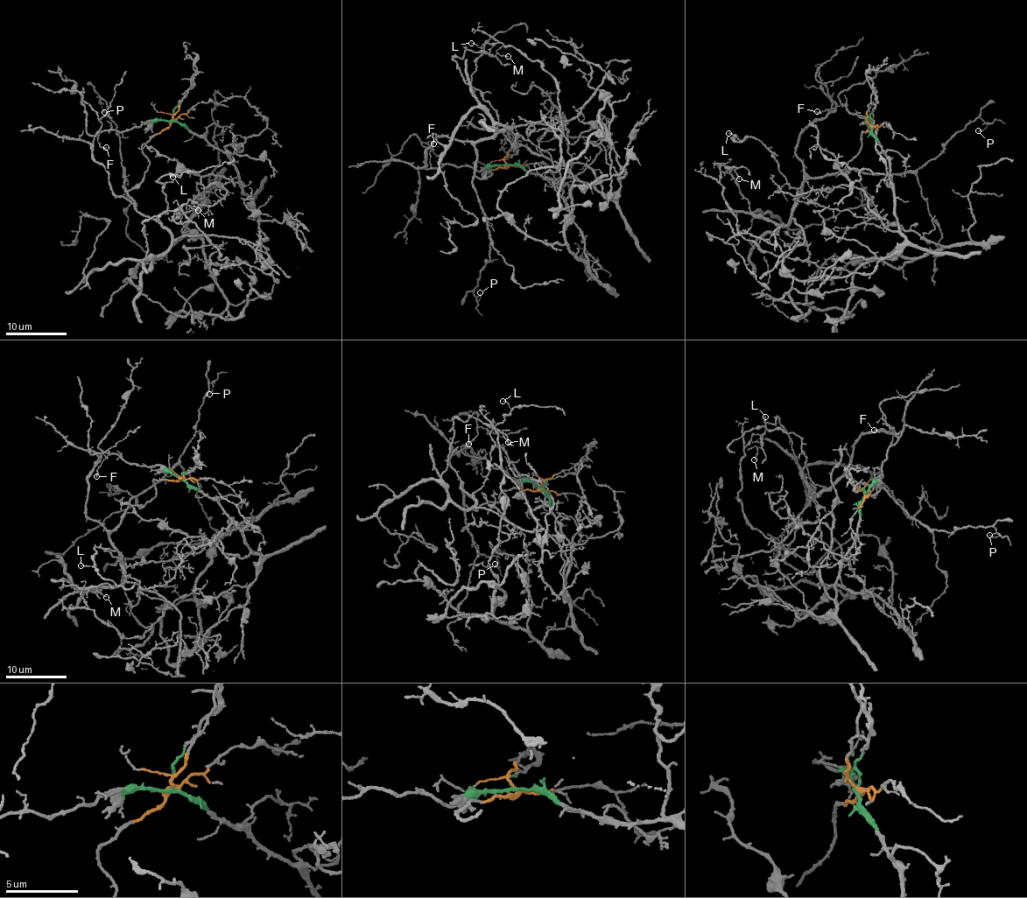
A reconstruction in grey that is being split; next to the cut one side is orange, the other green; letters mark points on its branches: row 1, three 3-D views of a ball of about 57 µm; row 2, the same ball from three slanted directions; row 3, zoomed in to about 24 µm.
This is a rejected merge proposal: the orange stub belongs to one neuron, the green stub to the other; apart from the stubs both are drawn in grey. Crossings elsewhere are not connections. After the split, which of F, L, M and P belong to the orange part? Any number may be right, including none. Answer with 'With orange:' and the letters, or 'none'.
With orange: L, M, P

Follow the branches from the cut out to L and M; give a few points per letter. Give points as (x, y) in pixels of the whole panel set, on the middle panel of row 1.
L: (507, 165), (481, 178), (474, 175), (474, 144), (493, 136), (499, 121), (470, 82), (481, 51), (470, 44)
M: (507, 165), (481, 178), (474, 175), (474, 144), (512, 129), (478, 103), (452, 59), (467, 49), (508, 56)

